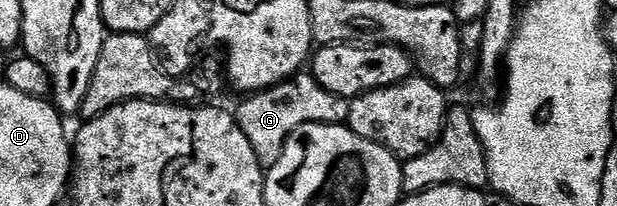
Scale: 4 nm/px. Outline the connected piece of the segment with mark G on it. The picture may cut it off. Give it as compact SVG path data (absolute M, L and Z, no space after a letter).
M299 72L285 82L278 82L241 100L243 102L236 109L238 126L244 136L248 136L248 144L252 144L252 152L256 152L256 160L263 171L271 170L276 160L280 160L284 144L296 128L317 122L323 122L326 126L341 126L350 116L351 99L336 96L328 92L328 88L320 88L314 75L309 72Z

